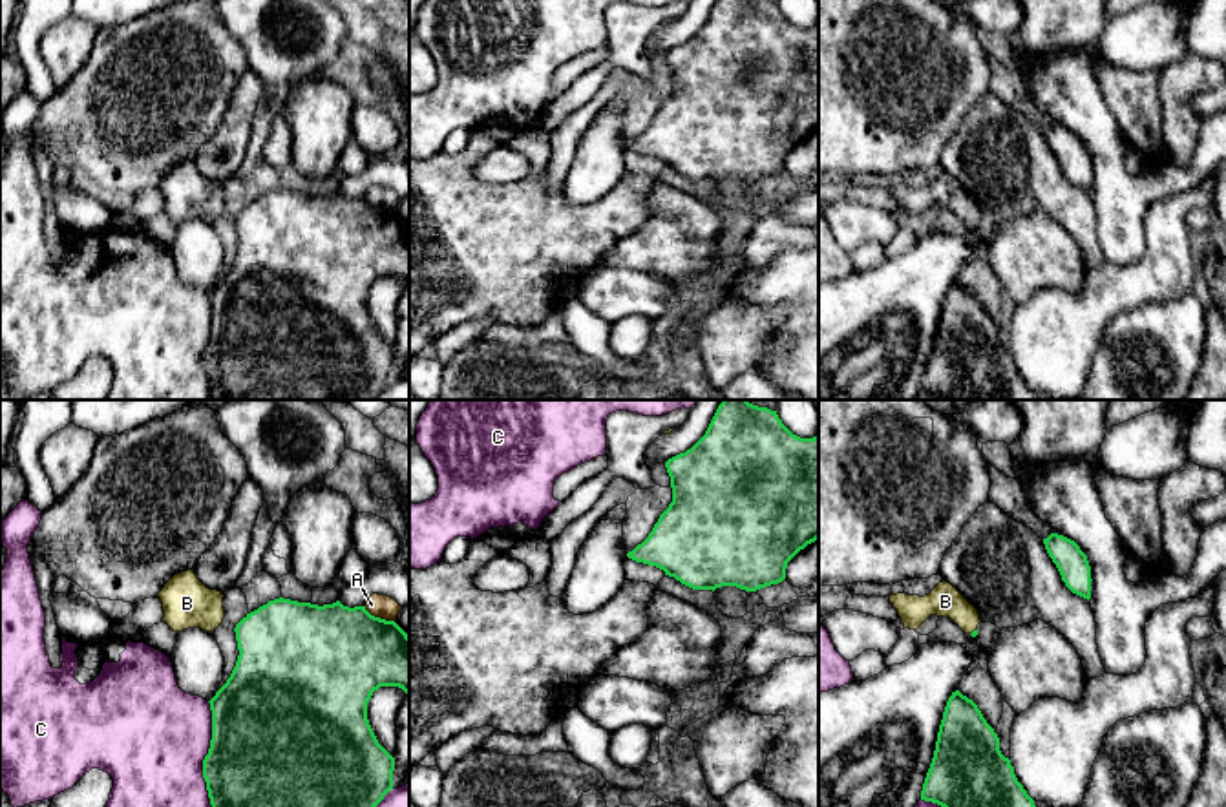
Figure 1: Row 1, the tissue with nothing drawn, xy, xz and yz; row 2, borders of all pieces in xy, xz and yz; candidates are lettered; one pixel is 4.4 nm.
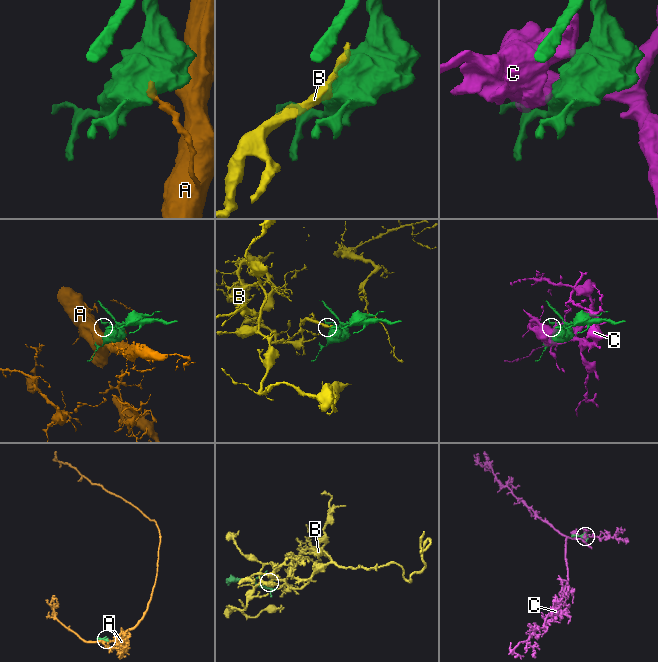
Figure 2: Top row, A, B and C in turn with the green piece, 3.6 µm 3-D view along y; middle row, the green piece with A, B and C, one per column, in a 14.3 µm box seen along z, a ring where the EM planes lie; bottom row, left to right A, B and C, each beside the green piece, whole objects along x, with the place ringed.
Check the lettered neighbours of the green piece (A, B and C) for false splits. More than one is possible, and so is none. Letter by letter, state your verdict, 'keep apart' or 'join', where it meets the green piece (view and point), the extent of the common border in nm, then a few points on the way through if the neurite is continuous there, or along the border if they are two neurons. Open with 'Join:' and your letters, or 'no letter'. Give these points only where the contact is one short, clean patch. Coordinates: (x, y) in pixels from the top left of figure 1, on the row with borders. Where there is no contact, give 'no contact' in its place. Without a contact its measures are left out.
Join: B
A: keep apart; meets green in xy at (379, 618); contact 150 nm long; border along xy (364, 605), (371, 614), (393, 621)
B: join; meets green in yz at (972, 632); contact 40 nm long; runs through yz (974, 632), (972, 632), (945, 601)
C: keep apart; meets green in xy at (207, 754); contact 460 nm long

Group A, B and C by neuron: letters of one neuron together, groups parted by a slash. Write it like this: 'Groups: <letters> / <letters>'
Groups: A / B / C

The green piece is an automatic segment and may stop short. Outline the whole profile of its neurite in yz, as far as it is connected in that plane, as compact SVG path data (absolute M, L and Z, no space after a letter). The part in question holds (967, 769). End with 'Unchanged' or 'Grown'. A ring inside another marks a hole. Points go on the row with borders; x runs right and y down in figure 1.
M959 690L946 701L921 800L941 807L1036 807L1001 754L998 734Z. Unchanged

